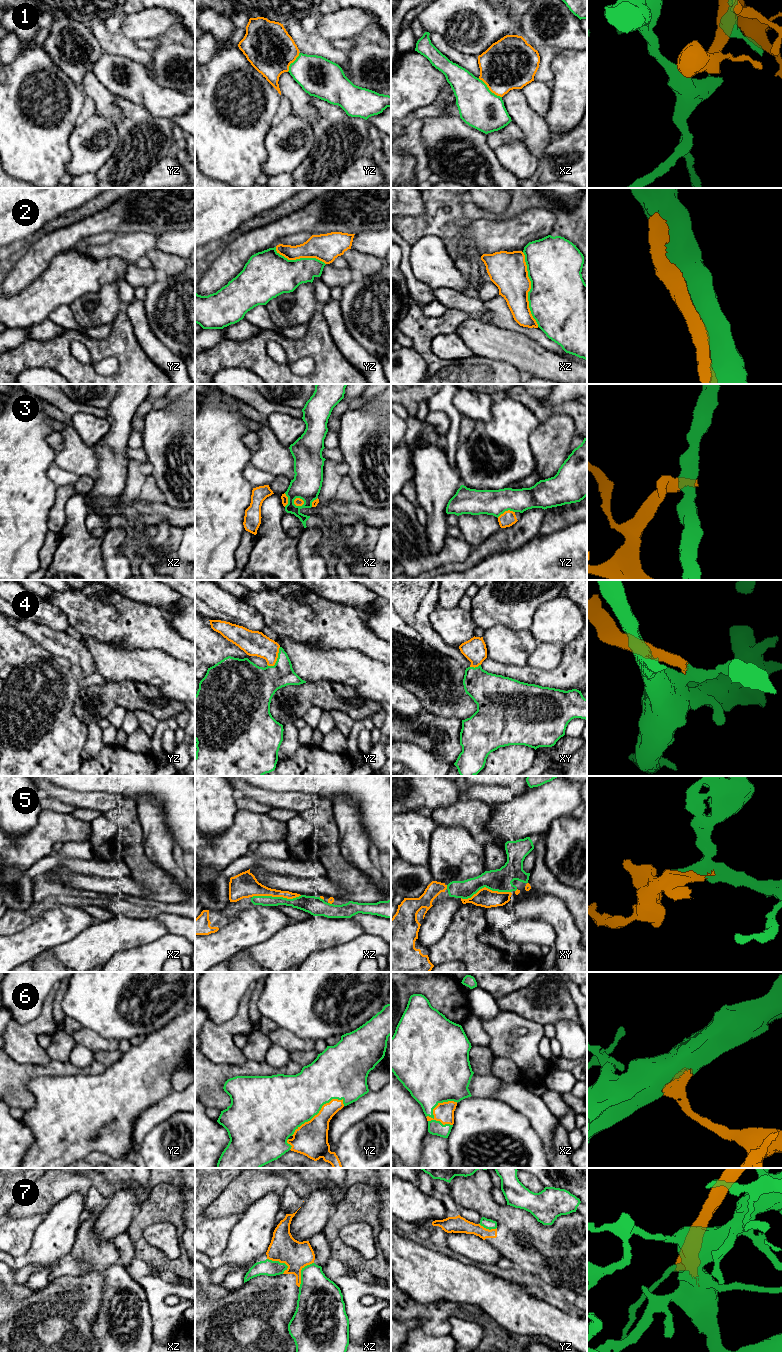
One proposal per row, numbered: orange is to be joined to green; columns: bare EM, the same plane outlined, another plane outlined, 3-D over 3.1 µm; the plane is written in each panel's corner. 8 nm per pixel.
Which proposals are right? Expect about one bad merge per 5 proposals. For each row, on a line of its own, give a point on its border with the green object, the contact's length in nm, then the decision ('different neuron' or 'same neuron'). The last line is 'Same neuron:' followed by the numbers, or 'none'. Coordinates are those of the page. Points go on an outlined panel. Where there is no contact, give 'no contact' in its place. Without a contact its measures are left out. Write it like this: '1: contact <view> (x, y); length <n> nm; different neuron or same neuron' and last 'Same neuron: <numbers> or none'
1: contact xz (488, 89); length 240 nm; same neuron
2: contact xz (530, 289); length 600 nm; same neuron
3: contact xz (299, 497); length 100 nm; different neuron
4: contact yz (277, 659); length 190 nm; same neuron
5: contact xy (485, 886); length 400 nm; same neuron
6: contact xz (437, 1104); length 280 nm; same neuron
7: contact xz (301, 1273); length 240 nm; different neuron
Same neuron: 1, 2, 4, 5, 6

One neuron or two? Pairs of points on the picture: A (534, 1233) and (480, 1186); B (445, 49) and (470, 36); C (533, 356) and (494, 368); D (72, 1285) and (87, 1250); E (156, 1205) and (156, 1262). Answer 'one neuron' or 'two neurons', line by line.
A: one neuron
B: two neurons
C: two neurons
D: one neuron
E: one neuron

